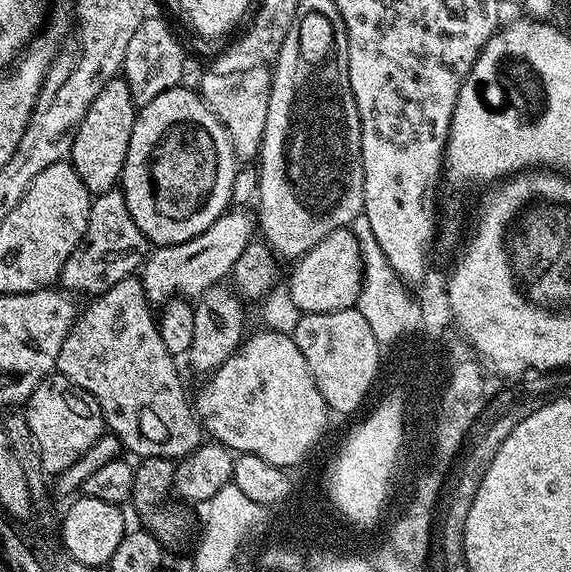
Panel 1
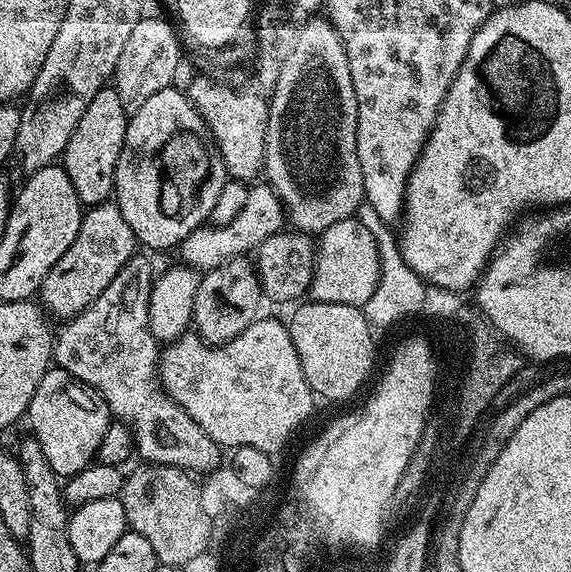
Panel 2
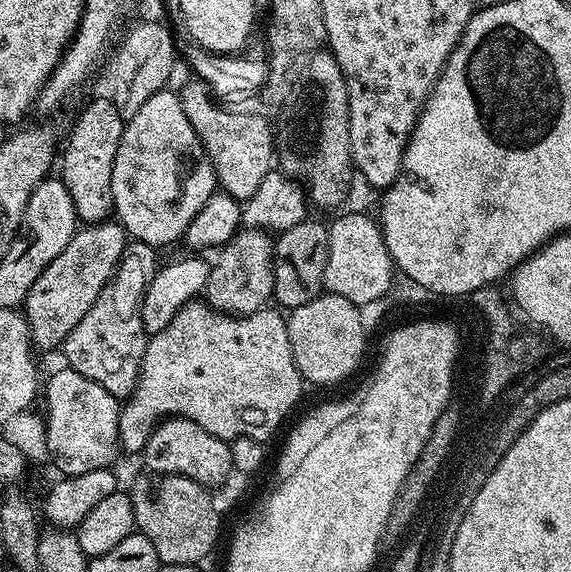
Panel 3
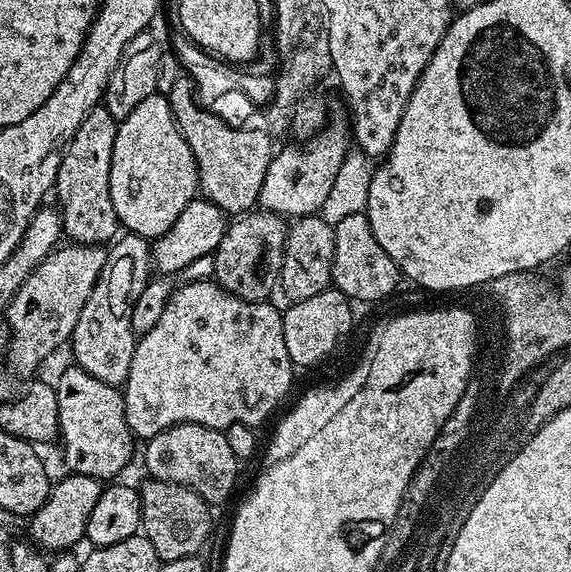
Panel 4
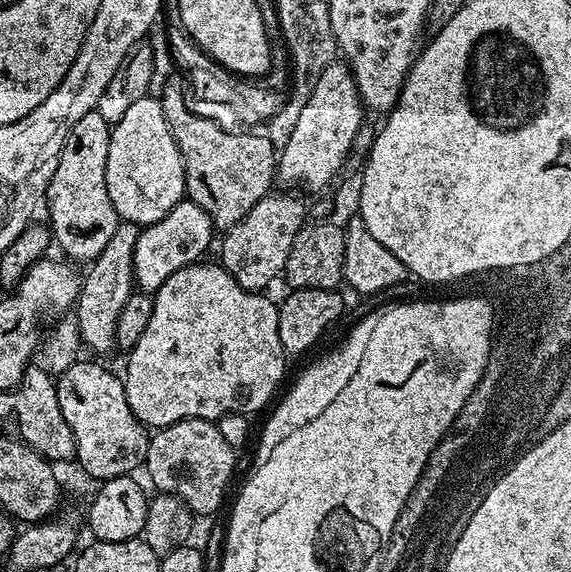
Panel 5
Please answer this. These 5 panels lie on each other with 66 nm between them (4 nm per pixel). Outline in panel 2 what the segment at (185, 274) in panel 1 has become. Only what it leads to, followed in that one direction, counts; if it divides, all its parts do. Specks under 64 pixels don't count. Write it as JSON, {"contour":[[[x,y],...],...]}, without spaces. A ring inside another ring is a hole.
{"contour":[[[256,182],[248,189],[246,206],[238,213],[234,222],[226,222],[219,226],[201,226],[178,246],[178,253],[185,265],[197,270],[207,270],[222,266],[227,260],[235,256],[244,256],[257,248],[262,241],[270,238],[285,227],[286,217],[282,202],[276,196],[276,191],[267,182]]]}

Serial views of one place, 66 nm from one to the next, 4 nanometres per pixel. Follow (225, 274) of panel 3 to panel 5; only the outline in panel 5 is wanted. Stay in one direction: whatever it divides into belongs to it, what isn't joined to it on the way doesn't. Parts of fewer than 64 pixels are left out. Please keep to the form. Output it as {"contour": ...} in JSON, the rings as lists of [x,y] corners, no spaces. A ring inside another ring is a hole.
{"contour":[[[288,190],[273,191],[261,198],[244,220],[239,220],[223,233],[219,263],[247,292],[267,289],[264,287],[283,273],[286,258],[290,258],[290,246],[294,246],[294,238],[306,224],[306,204],[304,208],[303,202],[296,196],[299,195]]]}

